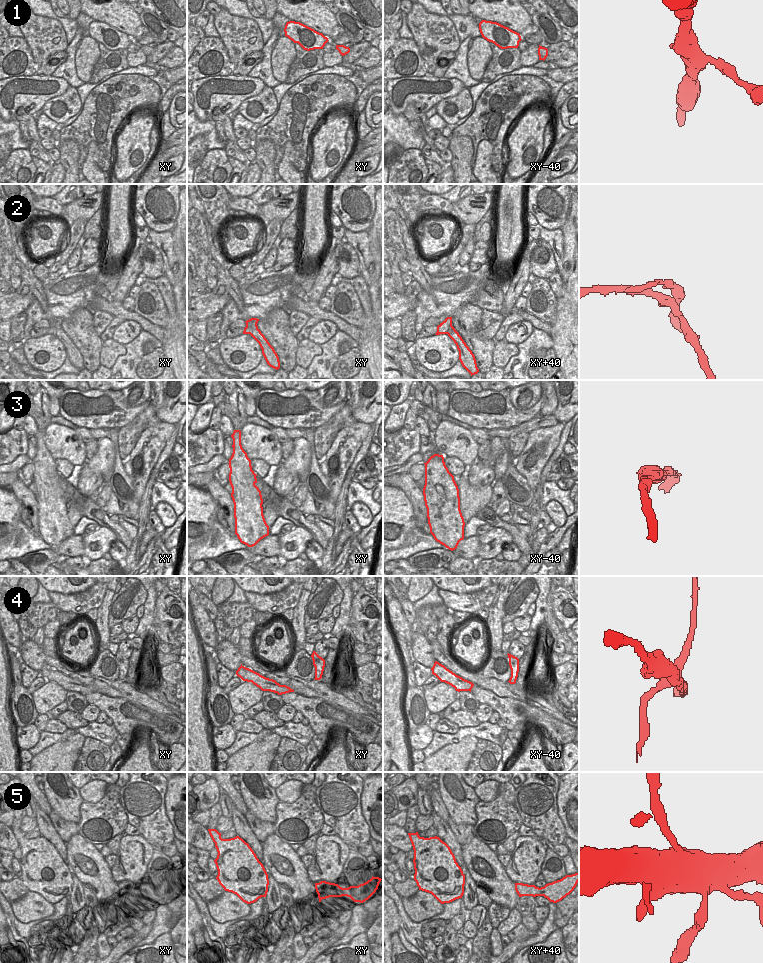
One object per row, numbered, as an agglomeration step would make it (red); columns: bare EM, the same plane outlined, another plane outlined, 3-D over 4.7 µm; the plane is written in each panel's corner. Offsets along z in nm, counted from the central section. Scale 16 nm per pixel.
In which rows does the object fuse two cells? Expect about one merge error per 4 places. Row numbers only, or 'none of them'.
2, 4

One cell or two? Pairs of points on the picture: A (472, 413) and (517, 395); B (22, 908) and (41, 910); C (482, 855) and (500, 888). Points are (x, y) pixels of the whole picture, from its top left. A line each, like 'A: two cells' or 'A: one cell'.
A: two cells
B: one cell
C: one cell

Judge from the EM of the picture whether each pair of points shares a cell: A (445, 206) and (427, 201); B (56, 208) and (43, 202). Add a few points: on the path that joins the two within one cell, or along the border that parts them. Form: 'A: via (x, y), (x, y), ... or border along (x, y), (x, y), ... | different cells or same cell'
A: via (441, 204), (431, 201) | same cell
B: via (53, 207), (46, 203) | same cell

